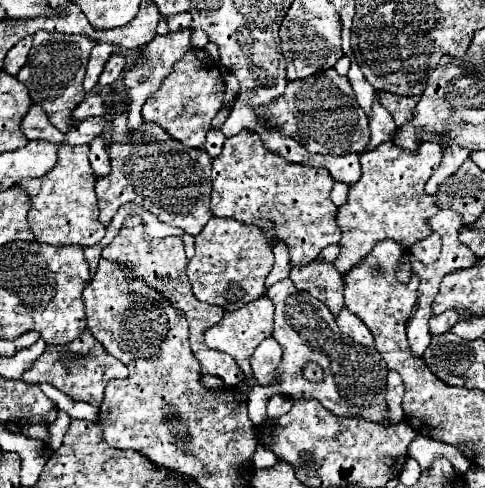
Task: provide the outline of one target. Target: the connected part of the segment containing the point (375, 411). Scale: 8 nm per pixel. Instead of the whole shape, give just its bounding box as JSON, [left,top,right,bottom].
[248,278,388,426]

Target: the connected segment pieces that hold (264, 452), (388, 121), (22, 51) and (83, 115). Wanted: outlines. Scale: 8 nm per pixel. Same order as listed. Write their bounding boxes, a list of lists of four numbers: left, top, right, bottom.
[[254,444,278,468],[366,96,396,150],[4,36,32,76],[74,96,106,120]]

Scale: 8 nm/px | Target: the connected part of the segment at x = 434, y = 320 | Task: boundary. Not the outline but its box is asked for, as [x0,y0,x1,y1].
[430,310,458,336]

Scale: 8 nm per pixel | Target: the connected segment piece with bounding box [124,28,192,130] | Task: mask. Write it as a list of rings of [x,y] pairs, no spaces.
[[[190,28],[182,30],[182,32],[170,32],[168,36],[156,36],[156,40],[152,40],[148,46],[146,46],[146,56],[142,60],[136,60],[134,66],[124,74],[124,86],[126,86],[126,100],[128,100],[128,128],[140,128],[142,126],[142,114],[140,114],[140,108],[142,104],[146,102],[146,98],[150,94],[156,92],[158,88],[158,82],[162,82],[162,78],[166,76],[166,72],[170,72],[172,64],[190,50]]]

